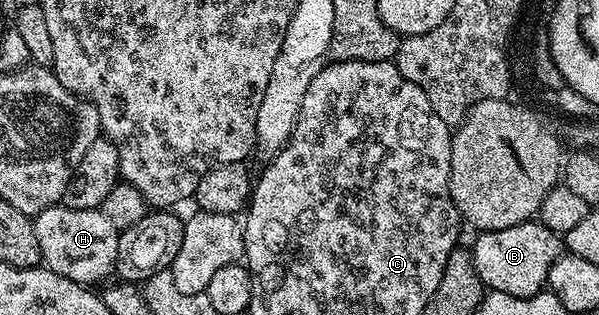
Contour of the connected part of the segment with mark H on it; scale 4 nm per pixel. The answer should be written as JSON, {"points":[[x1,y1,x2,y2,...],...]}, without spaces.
{"points":[[58,204,39,212,33,218,33,227,42,263,51,272,82,284,94,284,104,283,116,271,119,231,107,216,103,216,101,209,72,210]]}

